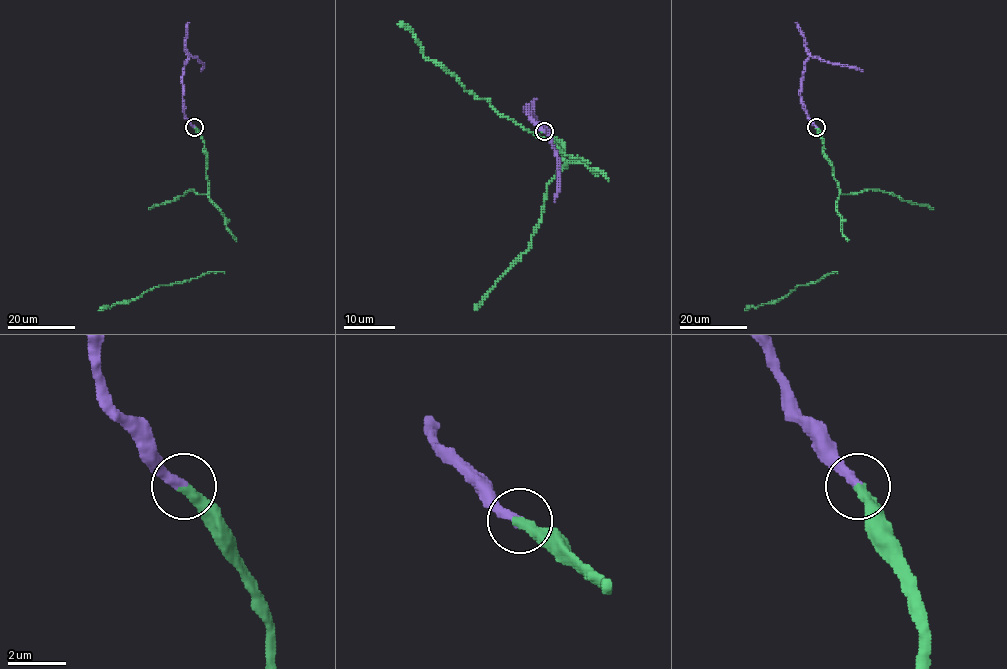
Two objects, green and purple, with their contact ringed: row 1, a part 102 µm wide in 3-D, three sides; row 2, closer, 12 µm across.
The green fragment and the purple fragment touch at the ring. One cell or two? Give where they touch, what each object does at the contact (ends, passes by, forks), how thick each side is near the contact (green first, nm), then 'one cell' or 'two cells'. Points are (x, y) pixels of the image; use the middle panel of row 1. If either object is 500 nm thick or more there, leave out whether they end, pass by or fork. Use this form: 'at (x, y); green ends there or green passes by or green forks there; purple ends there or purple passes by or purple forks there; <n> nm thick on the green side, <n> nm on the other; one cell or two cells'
at (544, 131); green ends there; purple ends there; 380 nm thick on the green side, 320 nm on the other; one cell

